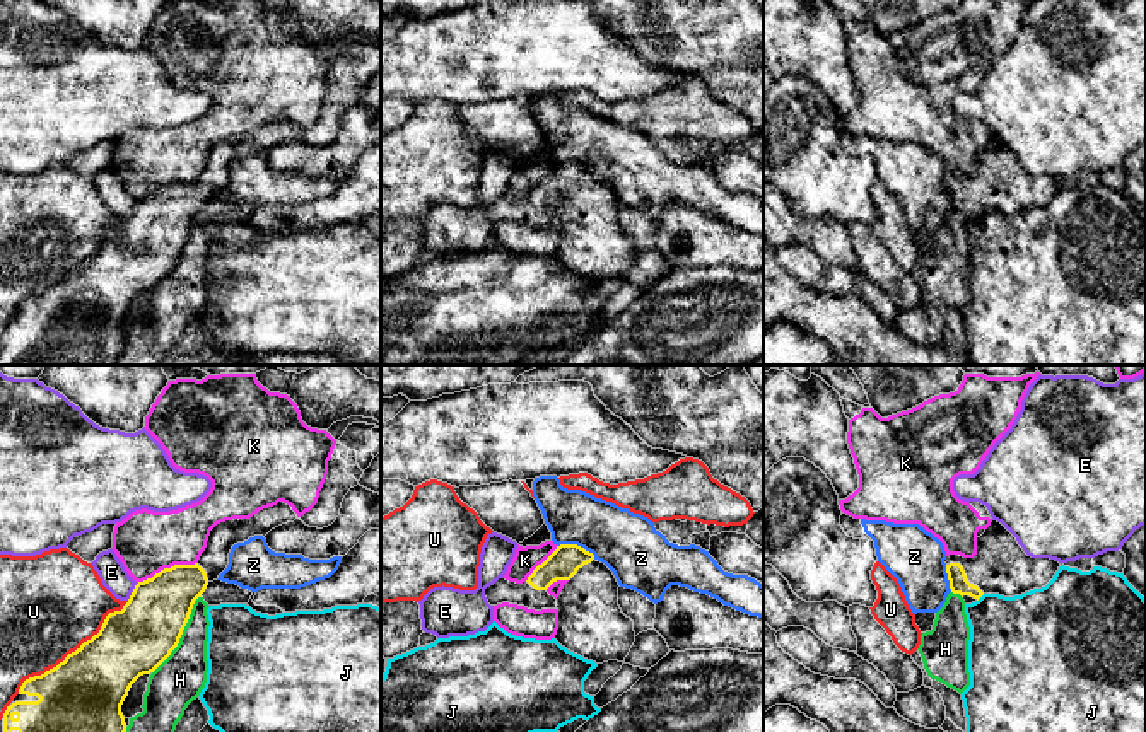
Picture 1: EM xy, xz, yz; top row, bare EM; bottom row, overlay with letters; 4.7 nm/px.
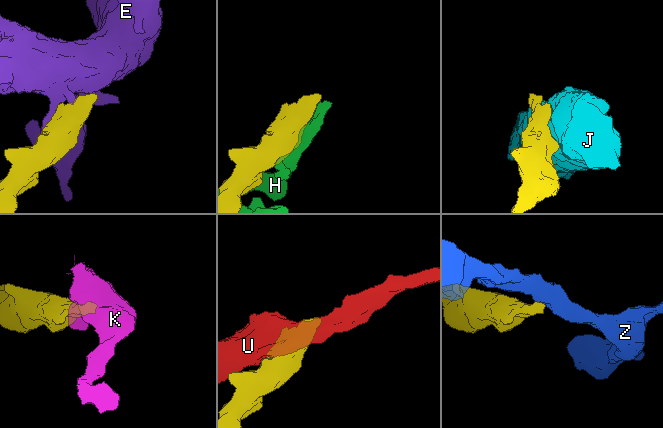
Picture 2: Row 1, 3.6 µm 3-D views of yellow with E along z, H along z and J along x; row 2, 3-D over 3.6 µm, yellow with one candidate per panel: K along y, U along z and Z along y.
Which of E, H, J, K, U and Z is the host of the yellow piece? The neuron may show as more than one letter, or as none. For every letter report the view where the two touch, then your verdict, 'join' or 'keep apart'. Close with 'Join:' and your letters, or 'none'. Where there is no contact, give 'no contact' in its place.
E: contact in xy; keep apart
H: contact in xy; keep apart
J: contact in yz; keep apart
K: contact in xy; keep apart
U: contact in xy; keep apart
Z: contact in xz; keep apart
Join: none

